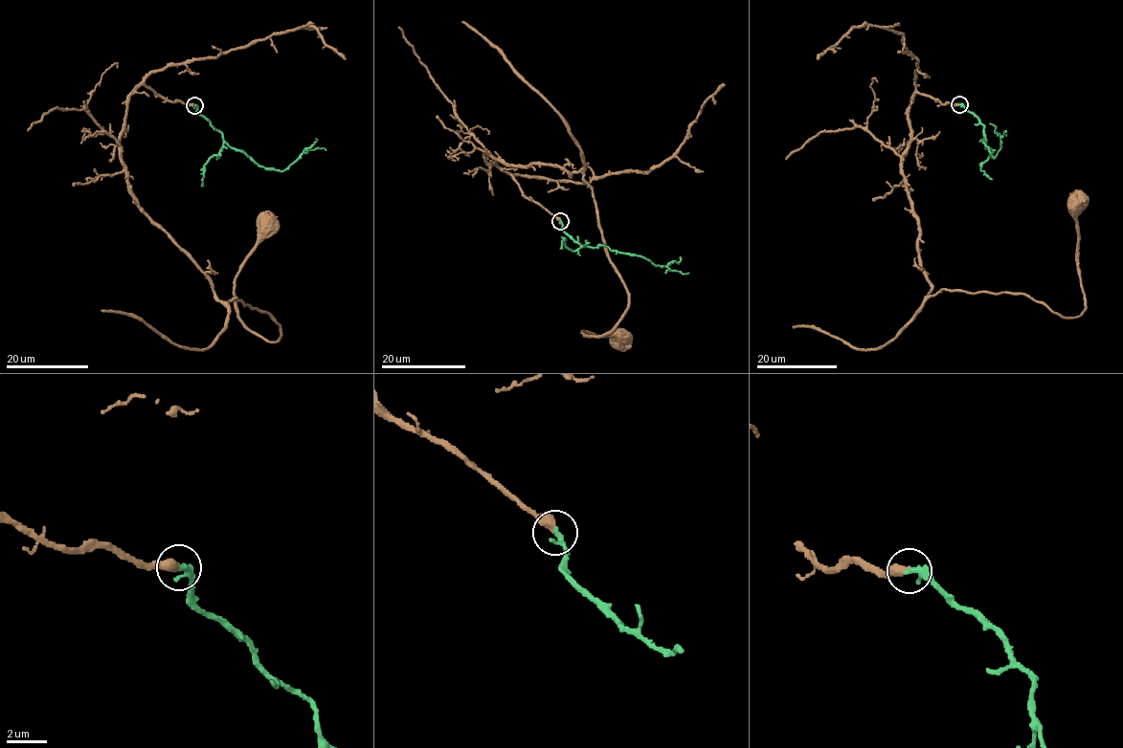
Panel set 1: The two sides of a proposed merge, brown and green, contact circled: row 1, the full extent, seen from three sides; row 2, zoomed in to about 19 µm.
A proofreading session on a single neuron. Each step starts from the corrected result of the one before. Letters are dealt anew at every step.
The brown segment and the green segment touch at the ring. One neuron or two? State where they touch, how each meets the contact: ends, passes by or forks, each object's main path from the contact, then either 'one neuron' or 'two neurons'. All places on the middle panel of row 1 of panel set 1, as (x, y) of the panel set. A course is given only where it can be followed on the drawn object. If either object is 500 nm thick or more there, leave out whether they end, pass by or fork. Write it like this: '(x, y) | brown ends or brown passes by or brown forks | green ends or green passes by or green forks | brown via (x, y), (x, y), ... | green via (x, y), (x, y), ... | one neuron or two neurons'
(560, 221) | brown ends | green ends | brown via (560, 221), (484, 152), (511, 165), (582, 174), (629, 296), (616, 325), (582, 333), (619, 334) | green via (560, 221), (562, 229), (578, 244), (593, 248), (605, 245), (613, 251), (634, 253), (654, 265), (688, 273) | one neuron

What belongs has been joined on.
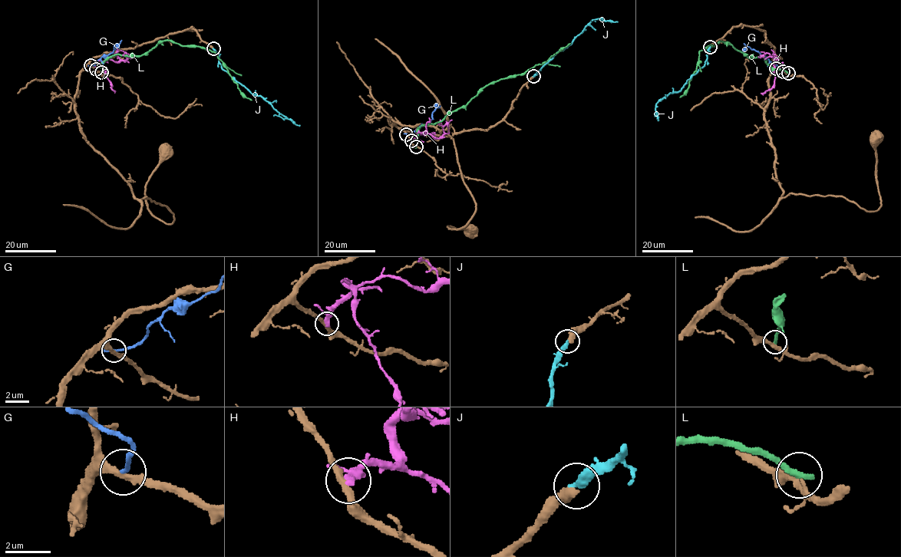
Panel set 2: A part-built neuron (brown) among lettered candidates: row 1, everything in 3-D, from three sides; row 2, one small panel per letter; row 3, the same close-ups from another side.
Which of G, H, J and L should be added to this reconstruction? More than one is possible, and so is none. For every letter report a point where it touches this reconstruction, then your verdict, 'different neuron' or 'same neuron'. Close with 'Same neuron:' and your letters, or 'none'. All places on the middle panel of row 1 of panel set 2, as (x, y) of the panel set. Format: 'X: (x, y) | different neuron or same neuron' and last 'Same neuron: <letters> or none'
G: (406, 134) | different neuron
H: (411, 140) | different neuron
J: (533, 76) | same neuron
L: (416, 146) | different neuron
Same neuron: J

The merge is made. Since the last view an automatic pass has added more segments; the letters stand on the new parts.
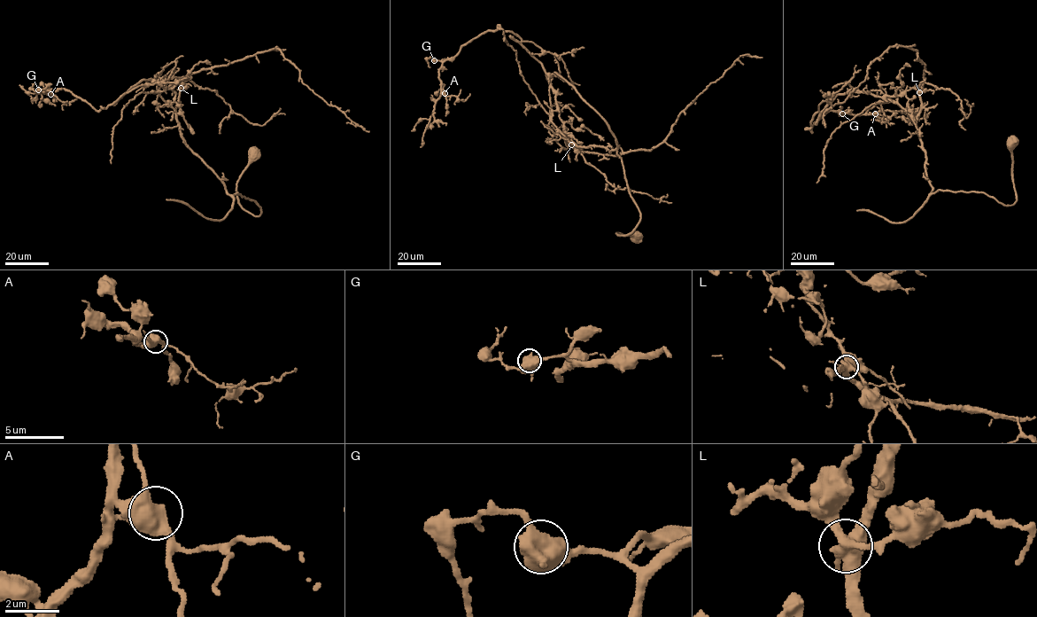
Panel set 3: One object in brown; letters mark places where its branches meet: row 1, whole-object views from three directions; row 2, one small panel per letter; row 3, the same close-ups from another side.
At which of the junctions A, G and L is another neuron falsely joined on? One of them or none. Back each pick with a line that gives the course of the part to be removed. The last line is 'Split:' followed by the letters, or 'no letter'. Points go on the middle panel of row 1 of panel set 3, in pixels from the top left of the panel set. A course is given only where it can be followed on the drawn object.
L: (571, 145), (543, 66), (517, 35), (499, 25), (443, 63), (440, 94), (420, 147)
Split: L

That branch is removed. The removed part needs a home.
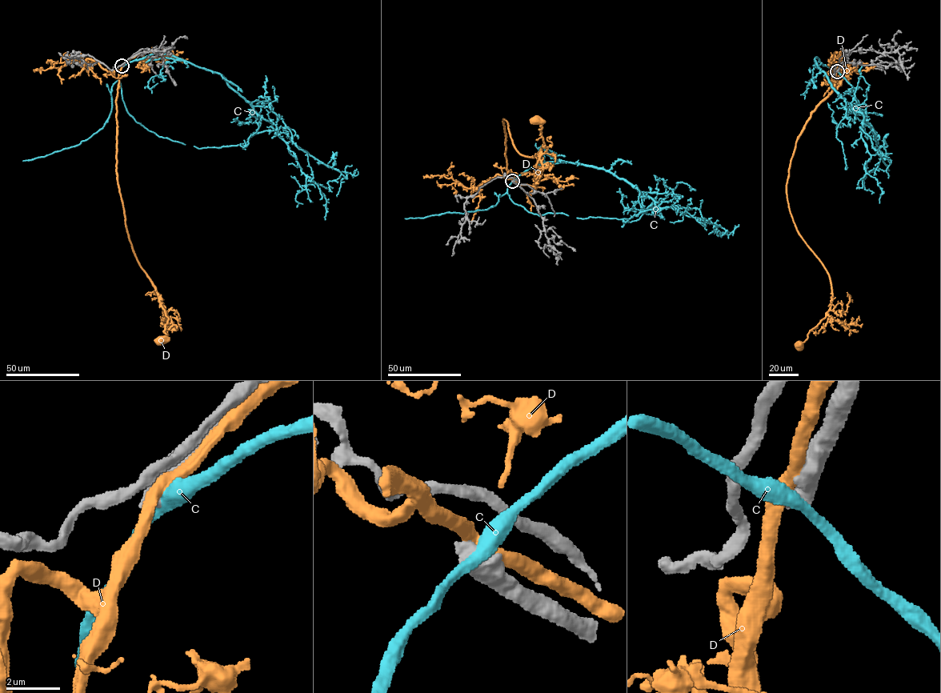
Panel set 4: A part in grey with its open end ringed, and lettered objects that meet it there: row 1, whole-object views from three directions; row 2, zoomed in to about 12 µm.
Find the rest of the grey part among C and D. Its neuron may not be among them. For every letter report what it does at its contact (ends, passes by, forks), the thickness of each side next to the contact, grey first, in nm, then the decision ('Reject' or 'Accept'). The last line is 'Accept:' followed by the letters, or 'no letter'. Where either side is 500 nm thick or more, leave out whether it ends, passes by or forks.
C: Thickness 700 nm (grey) against 440 nm. Reject
D: Thickness 850 nm (grey) against 440 nm. Reject
Accept: no letter

